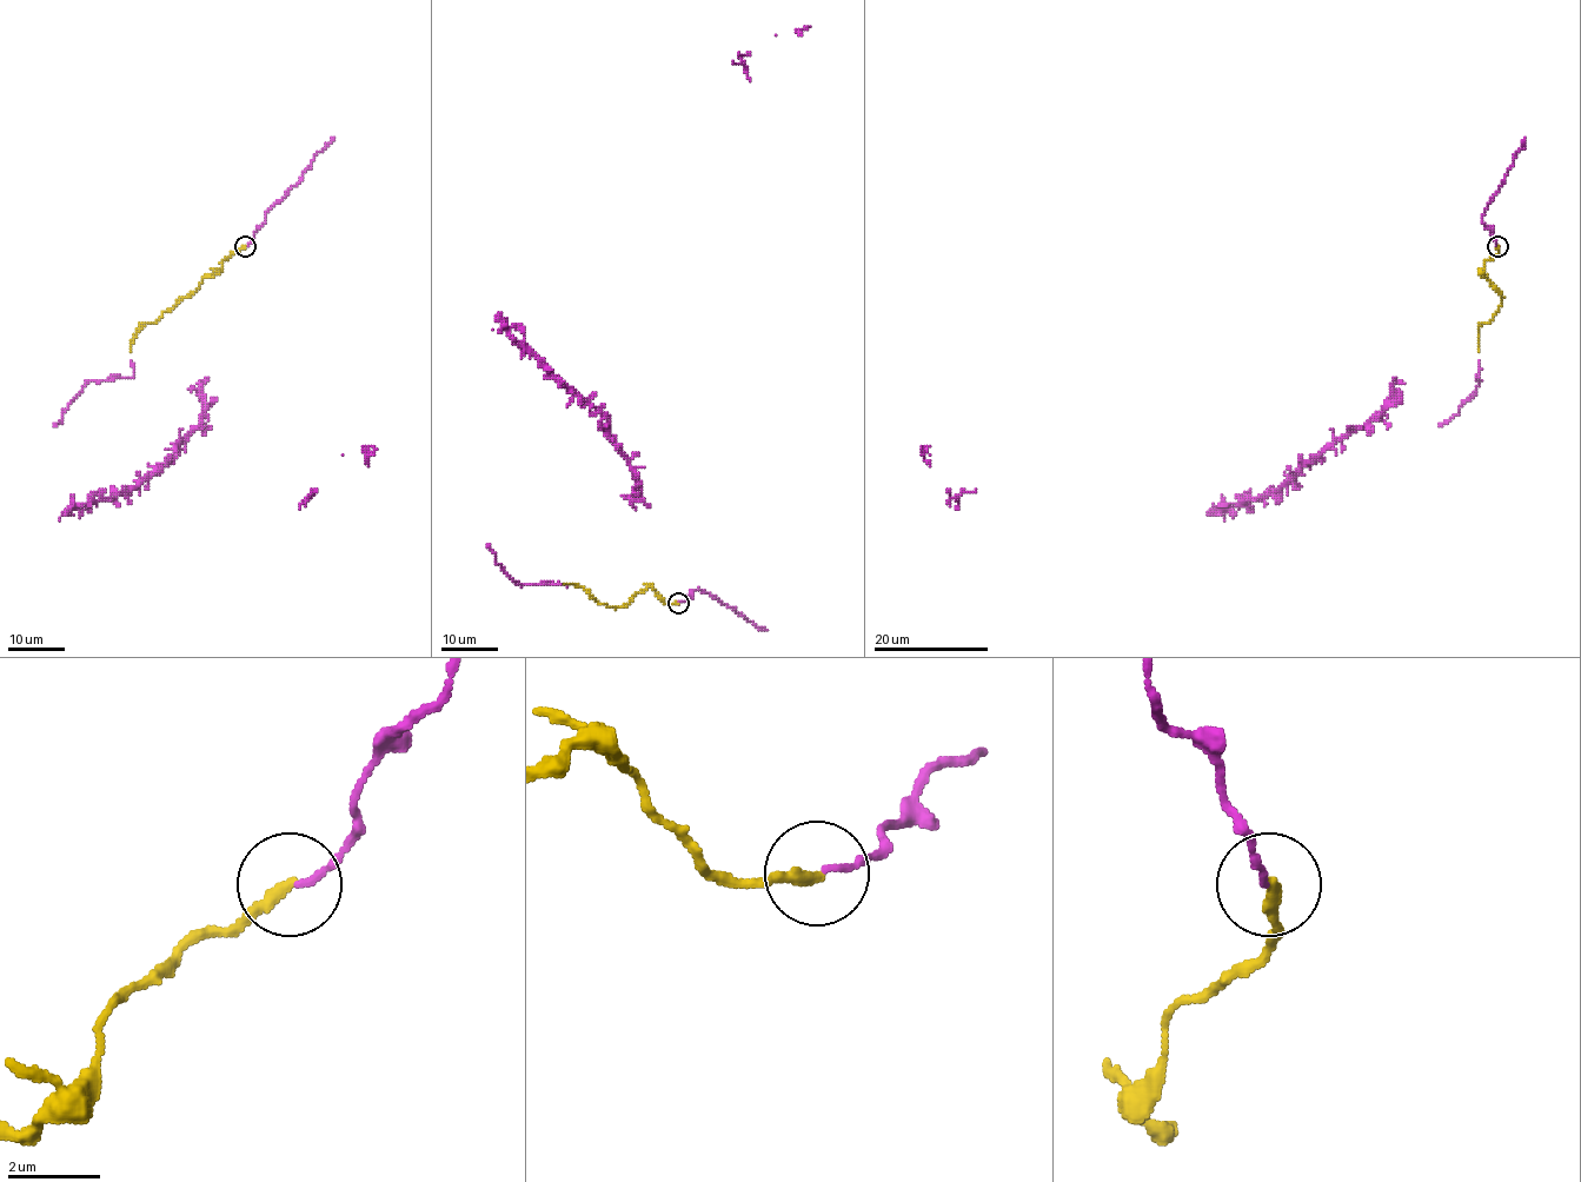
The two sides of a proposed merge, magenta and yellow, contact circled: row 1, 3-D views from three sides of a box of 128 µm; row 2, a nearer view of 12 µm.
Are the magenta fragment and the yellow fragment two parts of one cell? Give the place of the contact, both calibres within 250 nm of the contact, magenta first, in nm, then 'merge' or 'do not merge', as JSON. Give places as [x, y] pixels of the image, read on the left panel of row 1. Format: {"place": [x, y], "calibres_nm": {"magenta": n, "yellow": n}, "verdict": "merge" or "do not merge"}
{"place": [245, 246], "calibres_nm": {"magenta": 130, "yellow": 300}, "verdict": "merge"}

